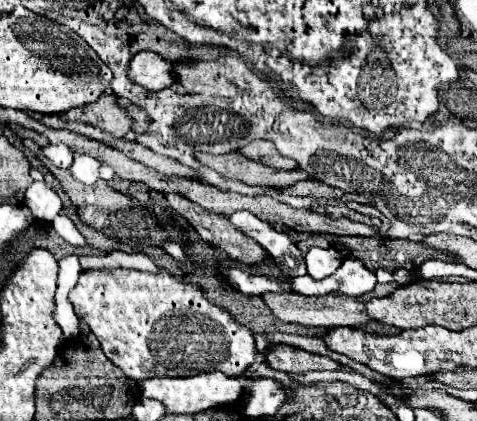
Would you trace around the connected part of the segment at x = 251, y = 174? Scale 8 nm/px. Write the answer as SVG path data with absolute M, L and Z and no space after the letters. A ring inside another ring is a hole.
M239 152L233 154L219 154L219 156L209 156L209 154L201 154L197 156L203 160L203 164L207 164L209 168L217 170L223 176L233 176L239 178L247 184L261 184L261 186L275 186L275 188L287 188L293 186L301 180L311 180L311 176L303 170L277 170L259 162L253 162L249 158L245 158Z

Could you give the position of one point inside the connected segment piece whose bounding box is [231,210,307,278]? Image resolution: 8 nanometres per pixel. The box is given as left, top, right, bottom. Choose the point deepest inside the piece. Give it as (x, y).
(281, 248)

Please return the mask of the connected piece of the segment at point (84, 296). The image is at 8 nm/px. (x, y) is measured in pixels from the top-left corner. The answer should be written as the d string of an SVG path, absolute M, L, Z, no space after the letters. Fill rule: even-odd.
M127 268L113 270L83 270L79 284L69 294L75 310L85 318L91 332L99 340L105 356L119 366L127 378L141 382L151 376L189 376L199 372L219 370L229 378L243 376L255 362L257 346L253 332L239 324L227 310L211 304L199 284L189 284L167 270L141 272Z

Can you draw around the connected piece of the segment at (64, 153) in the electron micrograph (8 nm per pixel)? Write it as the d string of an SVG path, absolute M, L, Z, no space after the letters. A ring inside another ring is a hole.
M49 144L43 148L43 154L59 168L69 168L75 158L75 154L65 144Z

